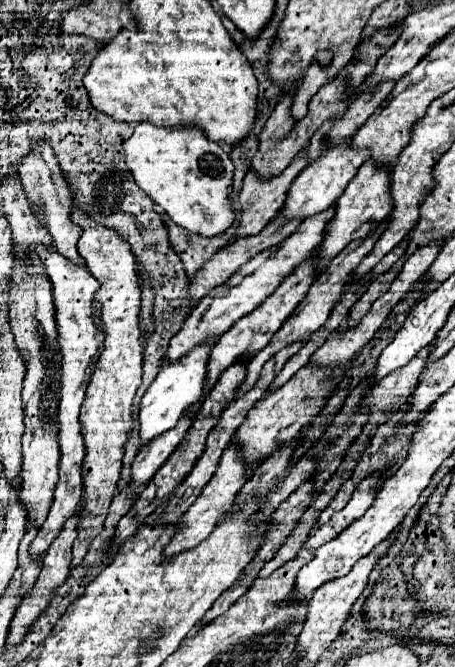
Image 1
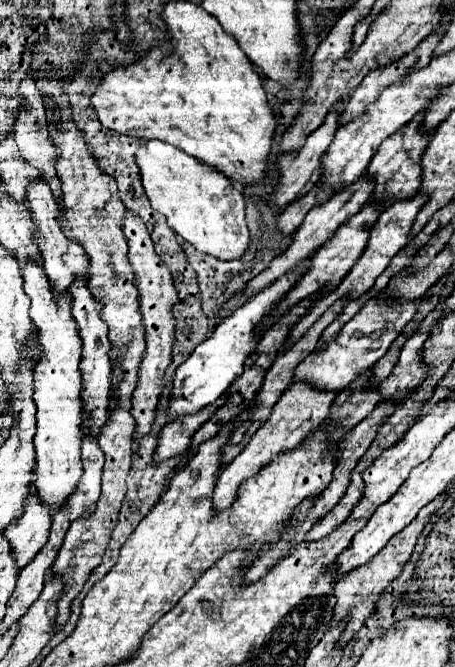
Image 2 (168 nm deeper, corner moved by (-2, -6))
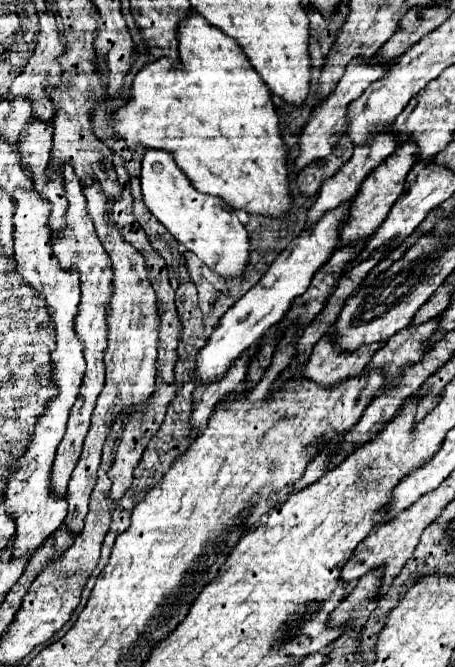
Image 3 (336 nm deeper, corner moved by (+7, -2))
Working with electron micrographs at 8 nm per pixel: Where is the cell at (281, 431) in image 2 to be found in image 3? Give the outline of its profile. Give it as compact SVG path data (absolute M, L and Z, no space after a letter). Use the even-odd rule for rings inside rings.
M320 338L310 354L306 368L302 370L302 378L318 384L318 386L336 386L352 376L362 374L364 366L368 364L368 356L376 352L380 344L370 344L368 348L360 348L360 352L336 352L328 340Z

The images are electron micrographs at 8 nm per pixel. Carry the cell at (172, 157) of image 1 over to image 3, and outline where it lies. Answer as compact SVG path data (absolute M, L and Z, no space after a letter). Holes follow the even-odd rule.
M146 150L140 174L144 204L166 226L166 230L194 252L204 264L208 264L220 276L240 276L248 262L248 232L220 196L198 192L188 176L178 168L174 156L164 150Z

